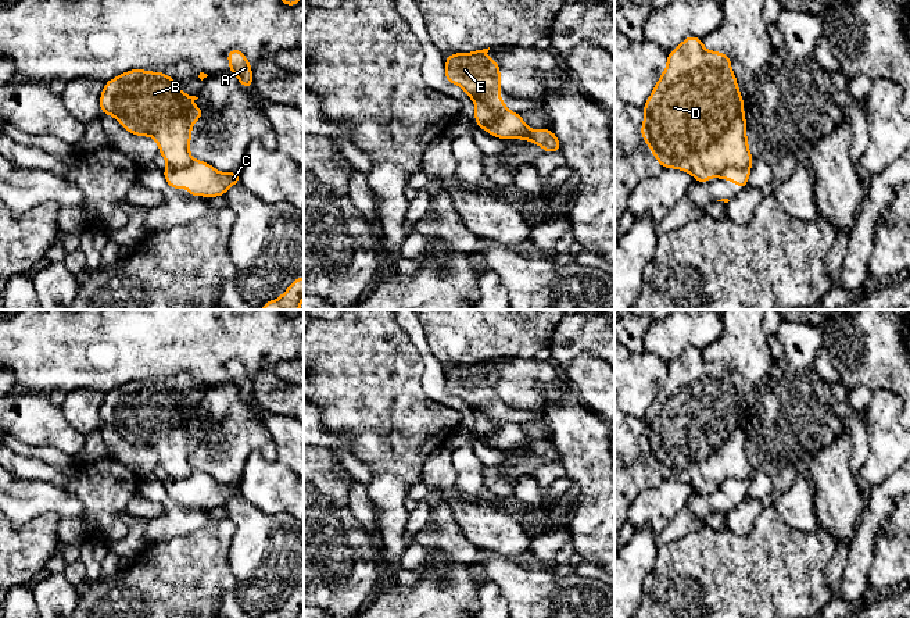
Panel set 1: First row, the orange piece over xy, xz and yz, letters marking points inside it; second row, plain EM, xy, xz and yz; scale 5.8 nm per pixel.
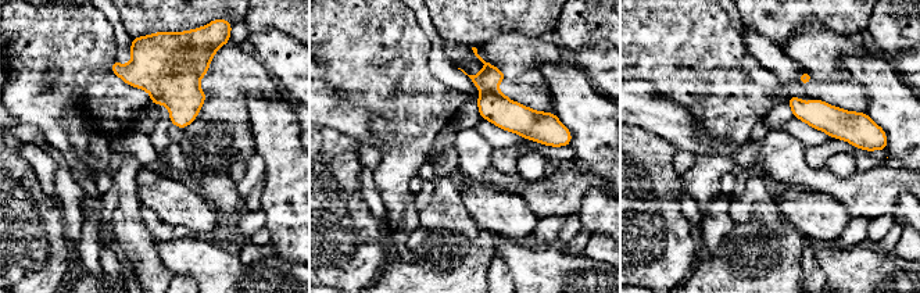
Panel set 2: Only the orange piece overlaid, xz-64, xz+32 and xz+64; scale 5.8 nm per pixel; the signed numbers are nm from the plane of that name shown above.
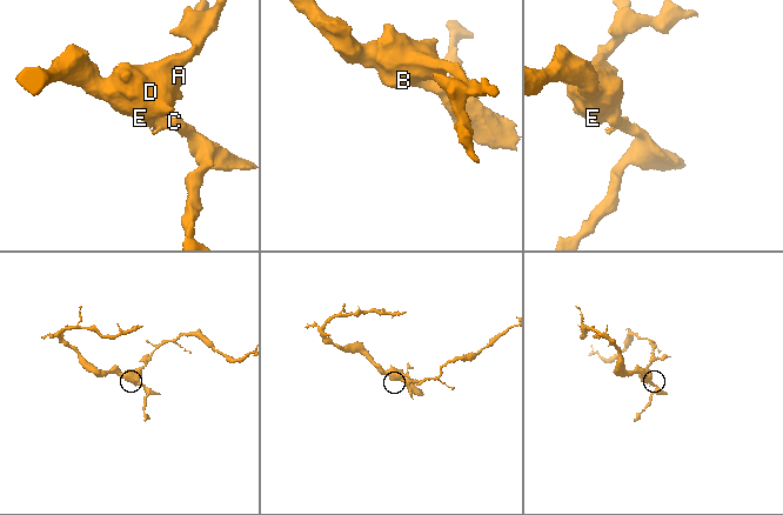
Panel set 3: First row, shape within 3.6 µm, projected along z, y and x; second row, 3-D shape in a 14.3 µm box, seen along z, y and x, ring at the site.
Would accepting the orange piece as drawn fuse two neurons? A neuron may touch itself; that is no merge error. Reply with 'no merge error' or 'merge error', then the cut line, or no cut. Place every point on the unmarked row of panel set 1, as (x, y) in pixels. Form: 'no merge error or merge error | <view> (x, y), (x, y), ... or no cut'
merge error | yz (749, 477), (726, 478), (717, 488)

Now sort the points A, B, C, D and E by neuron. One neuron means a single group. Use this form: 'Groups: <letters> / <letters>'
Groups: A B D E / C

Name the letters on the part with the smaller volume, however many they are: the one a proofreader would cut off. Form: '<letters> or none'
C

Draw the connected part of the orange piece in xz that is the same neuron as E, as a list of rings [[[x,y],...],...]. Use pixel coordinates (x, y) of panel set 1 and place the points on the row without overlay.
[[[490,358],[466,365],[449,365],[445,371],[445,389],[461,397],[474,415],[504,424],[505,412],[498,407],[502,401],[499,376],[487,369],[488,361]]]

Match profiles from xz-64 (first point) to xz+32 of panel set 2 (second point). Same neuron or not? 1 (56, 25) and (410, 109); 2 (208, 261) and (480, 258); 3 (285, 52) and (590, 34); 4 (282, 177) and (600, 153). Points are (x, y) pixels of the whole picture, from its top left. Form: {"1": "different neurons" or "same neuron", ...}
{"1": "same neuron", "2": "different neurons", "3": "different neurons", "4": "same neuron"}

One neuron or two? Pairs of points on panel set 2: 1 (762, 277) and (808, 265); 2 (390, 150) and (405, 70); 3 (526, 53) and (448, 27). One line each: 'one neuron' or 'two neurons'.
1: two neurons
2: one neuron
3: two neurons

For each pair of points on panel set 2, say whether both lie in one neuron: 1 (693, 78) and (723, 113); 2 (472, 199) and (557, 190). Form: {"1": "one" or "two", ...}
{"1": "one", "2": "two"}

